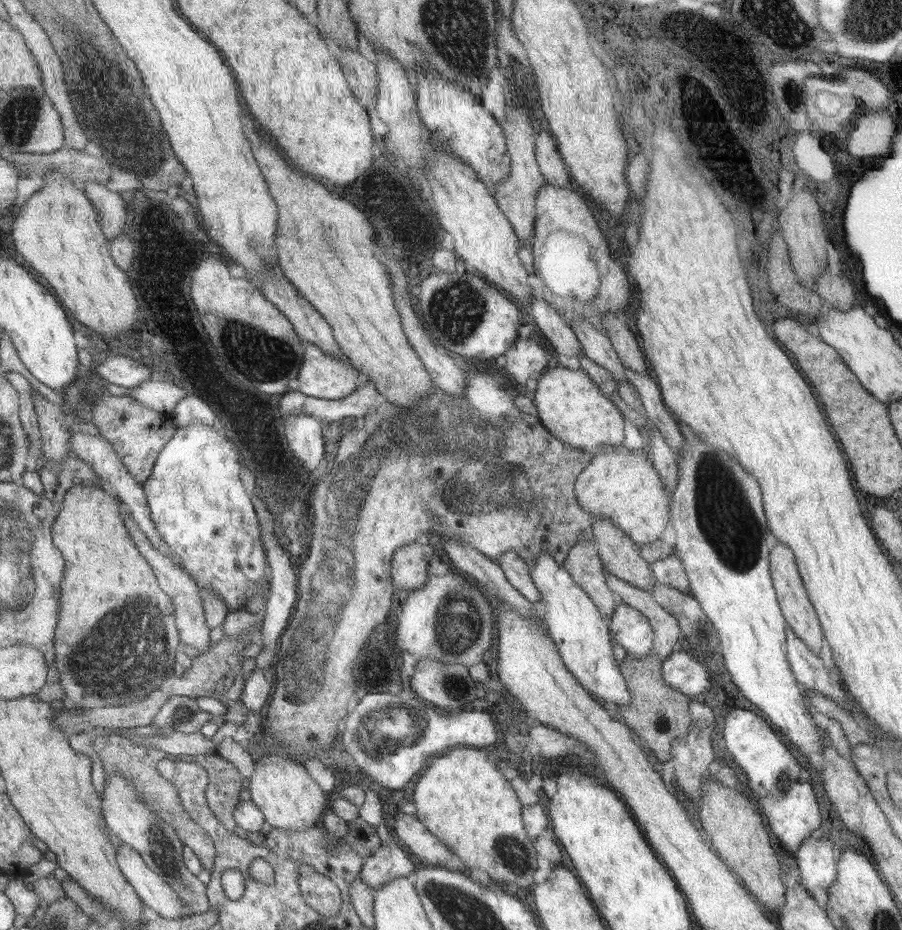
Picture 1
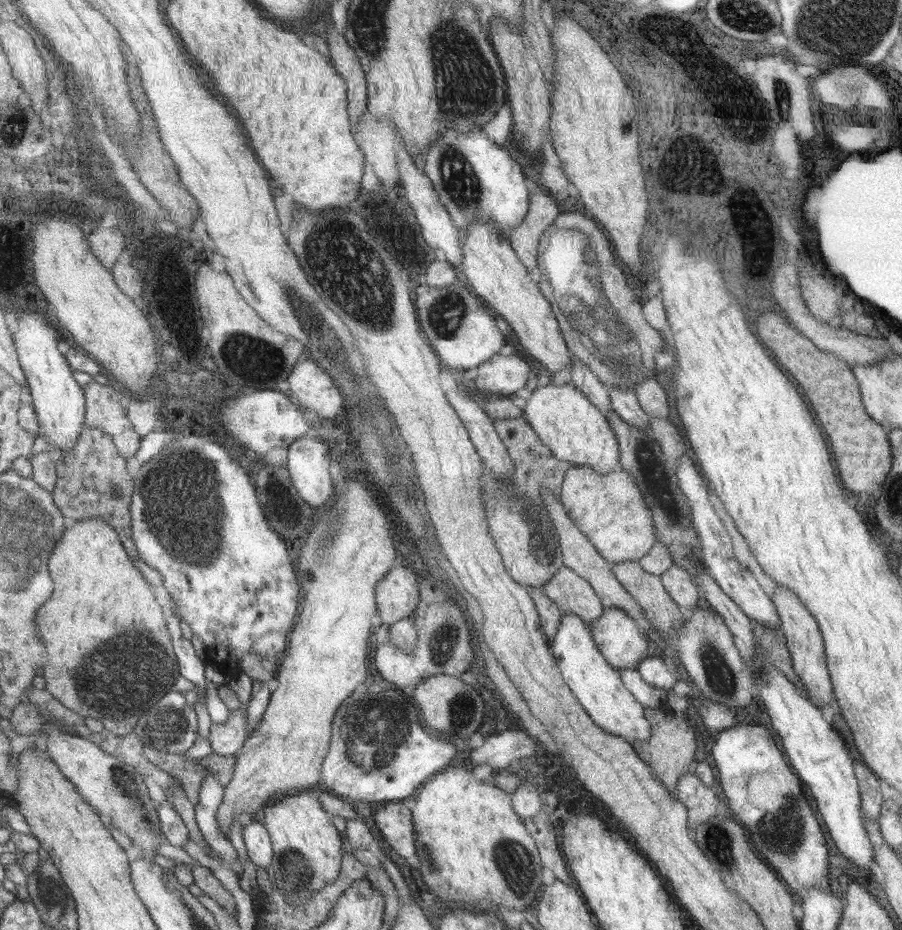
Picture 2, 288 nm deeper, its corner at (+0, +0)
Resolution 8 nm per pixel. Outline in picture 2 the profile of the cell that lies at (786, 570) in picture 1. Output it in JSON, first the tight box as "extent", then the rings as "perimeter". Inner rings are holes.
{"extent":[771,586,831,710],"perimeter":[[[777,586],[773,596],[771,596],[773,604],[775,604],[775,610],[779,614],[779,622],[781,622],[781,632],[783,632],[783,638],[785,638],[785,644],[787,644],[787,652],[791,654],[791,666],[797,674],[797,678],[801,680],[801,684],[805,686],[805,698],[817,706],[819,710],[823,710],[823,706],[829,704],[831,700],[831,676],[827,676],[827,670],[825,670],[825,660],[827,656],[823,656],[823,648],[821,646],[821,638],[819,636],[819,624],[817,620],[813,618],[813,614],[801,604],[801,600],[789,590],[789,588],[783,588],[783,586]]]}

